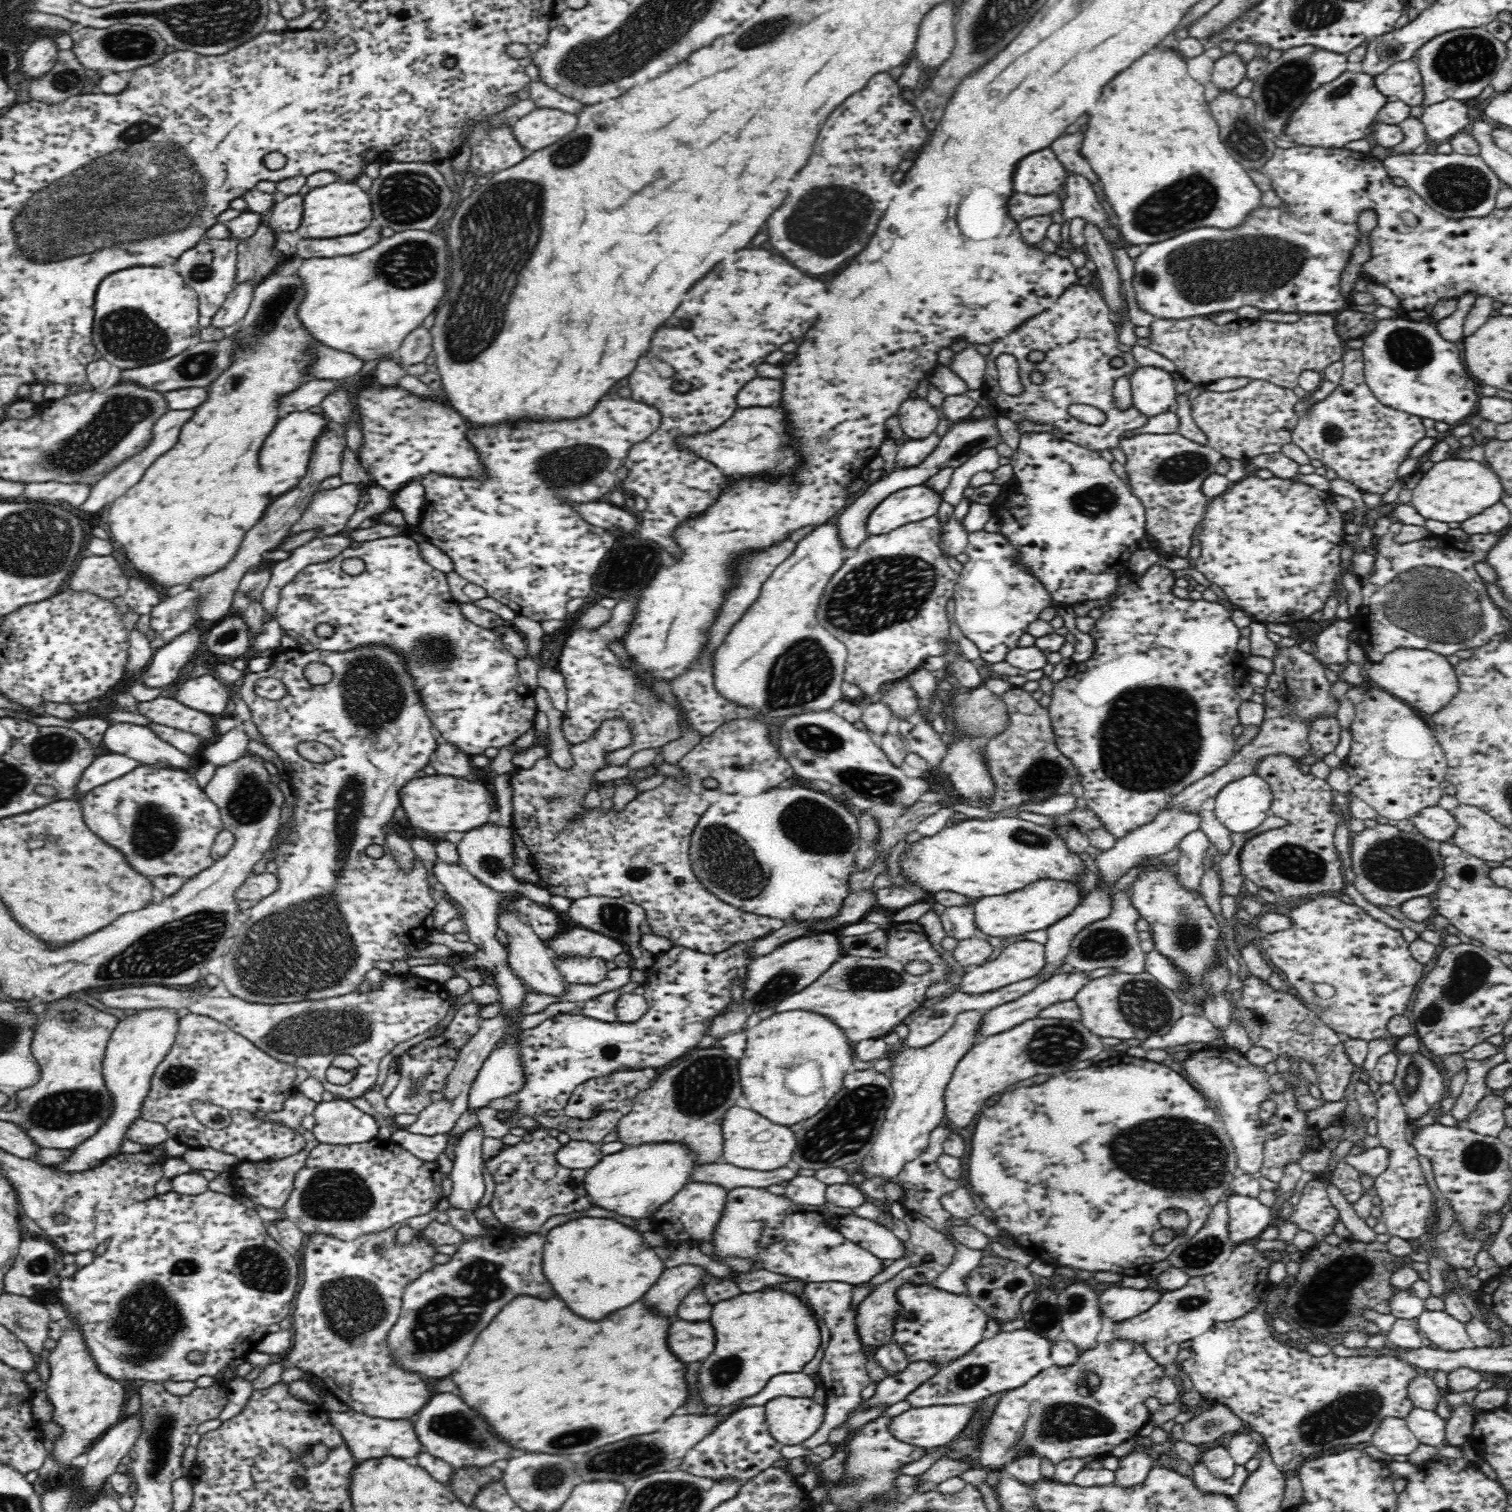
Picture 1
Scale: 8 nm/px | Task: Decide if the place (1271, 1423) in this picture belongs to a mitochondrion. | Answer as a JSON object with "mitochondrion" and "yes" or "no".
{"mitochondrion":"no"}

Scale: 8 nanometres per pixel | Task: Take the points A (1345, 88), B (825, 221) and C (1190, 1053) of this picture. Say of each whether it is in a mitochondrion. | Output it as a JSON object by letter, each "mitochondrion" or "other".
{"A":"mitochondrion","B":"mitochondrion","C":"other"}

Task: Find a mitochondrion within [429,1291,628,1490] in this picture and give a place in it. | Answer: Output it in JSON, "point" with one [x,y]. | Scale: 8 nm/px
{"point":[587,1433]}

